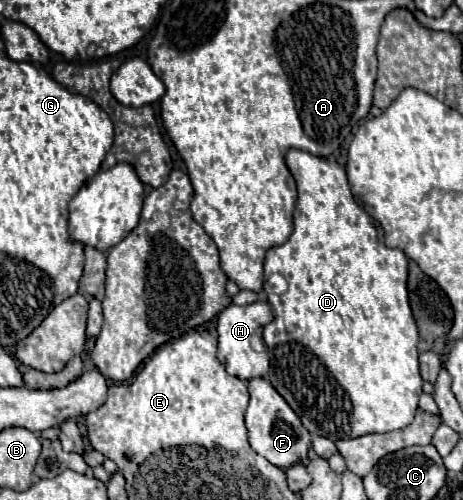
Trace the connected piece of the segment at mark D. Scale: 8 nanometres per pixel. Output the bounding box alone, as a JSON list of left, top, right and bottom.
[263,150,423,442]

